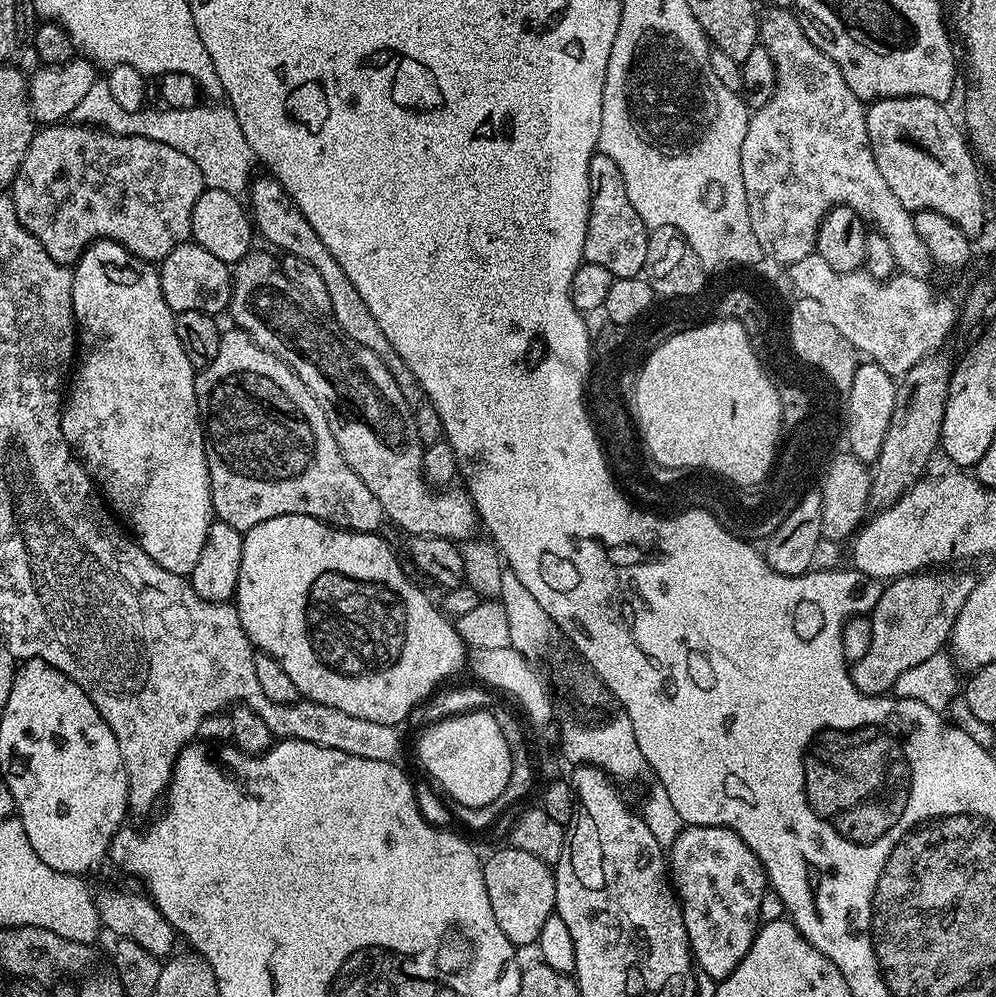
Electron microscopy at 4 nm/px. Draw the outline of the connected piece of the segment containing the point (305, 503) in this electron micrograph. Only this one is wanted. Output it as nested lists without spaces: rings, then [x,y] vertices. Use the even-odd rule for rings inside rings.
[[[232,326],[229,329],[229,332],[228,329],[221,331],[218,354],[214,357],[214,362],[210,362],[210,366],[199,369],[196,374],[196,405],[204,425],[204,449],[208,455],[212,510],[215,519],[226,522],[243,533],[270,518],[279,516],[313,516],[315,520],[323,520],[325,524],[331,524],[333,528],[342,528],[346,532],[379,533],[381,531],[380,523],[385,523],[386,520],[382,506],[378,502],[378,498],[374,498],[374,494],[370,494],[370,490],[366,490],[366,482],[362,482],[362,478],[358,478],[358,474],[354,474],[354,470],[350,470],[350,466],[346,466],[346,458],[342,458],[342,454],[338,450],[338,442],[334,442],[334,434],[326,422],[326,414],[322,410],[322,406],[318,406],[314,394],[310,394],[310,390],[304,385],[302,378],[298,378],[298,374],[294,374],[294,370],[290,370],[290,366],[286,366],[286,362],[282,362],[274,354],[262,350],[262,346],[255,344],[241,328]]]

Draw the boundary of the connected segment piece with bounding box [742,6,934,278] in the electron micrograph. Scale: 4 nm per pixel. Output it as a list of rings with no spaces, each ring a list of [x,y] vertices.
[[[775,6],[769,8],[769,12],[765,16],[763,13],[759,17],[758,40],[770,54],[770,58],[774,58],[776,89],[770,98],[770,102],[766,102],[766,106],[755,109],[749,115],[748,125],[746,126],[746,138],[742,141],[742,182],[746,186],[746,202],[748,203],[748,213],[750,214],[750,226],[754,226],[754,238],[762,246],[764,255],[766,255],[767,259],[777,262],[780,266],[787,266],[798,262],[798,258],[806,258],[806,254],[816,250],[818,226],[825,214],[831,208],[852,208],[875,231],[880,232],[882,238],[886,238],[891,252],[894,253],[894,262],[897,269],[903,275],[921,278],[931,277],[930,274],[934,271],[932,255],[930,250],[926,250],[926,244],[922,242],[922,238],[918,238],[918,230],[914,230],[913,213],[909,212],[906,206],[902,206],[902,202],[898,202],[898,198],[894,198],[894,190],[890,190],[890,186],[886,186],[886,178],[882,178],[882,174],[878,174],[878,166],[874,162],[874,154],[870,150],[870,138],[866,134],[865,105],[854,94],[854,90],[850,90],[850,86],[846,86],[846,78],[842,78],[842,70],[838,70],[835,62],[830,58],[826,58],[826,54],[822,54],[822,50],[818,50],[818,46],[814,46],[814,42],[810,42],[810,38],[806,38],[799,19],[789,12],[787,8],[777,8]]]

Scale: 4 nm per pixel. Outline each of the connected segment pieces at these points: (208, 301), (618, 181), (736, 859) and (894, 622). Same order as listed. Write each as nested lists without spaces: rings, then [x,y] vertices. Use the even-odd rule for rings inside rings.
[[[194,242],[179,244],[164,260],[159,261],[160,285],[162,298],[166,298],[166,306],[170,306],[173,314],[186,310],[198,310],[209,314],[220,314],[232,302],[232,268],[222,262],[222,258],[214,258],[210,250],[202,250]]]
[[[595,151],[590,158],[590,214],[588,215],[588,233],[584,243],[583,263],[603,266],[610,270],[614,278],[630,278],[643,273],[646,266],[646,246],[650,229],[638,218],[638,210],[630,206],[630,197],[626,194],[626,182],[622,182],[622,170],[618,170],[618,162],[602,151]]]
[[[684,826],[667,853],[666,860],[670,865],[671,883],[680,901],[680,913],[695,967],[712,980],[725,980],[736,969],[738,962],[746,958],[762,923],[760,907],[769,891],[768,875],[754,850],[750,850],[750,846],[746,846],[746,842],[742,842],[732,828],[722,826]]]
[[[921,570],[911,576],[897,576],[884,584],[884,592],[872,607],[870,619],[874,638],[870,650],[856,660],[850,668],[854,686],[862,694],[883,696],[892,692],[894,682],[913,666],[934,658],[951,641],[952,627],[970,598],[973,577],[964,572],[948,570]]]

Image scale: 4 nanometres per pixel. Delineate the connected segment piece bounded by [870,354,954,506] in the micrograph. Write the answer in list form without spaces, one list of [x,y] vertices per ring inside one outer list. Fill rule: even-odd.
[[[945,354],[922,358],[905,376],[899,377],[894,398],[894,415],[886,426],[882,450],[872,468],[870,501],[876,506],[887,506],[902,498],[925,475],[932,455],[940,448],[942,414],[946,414],[946,398],[952,377],[954,360]]]

